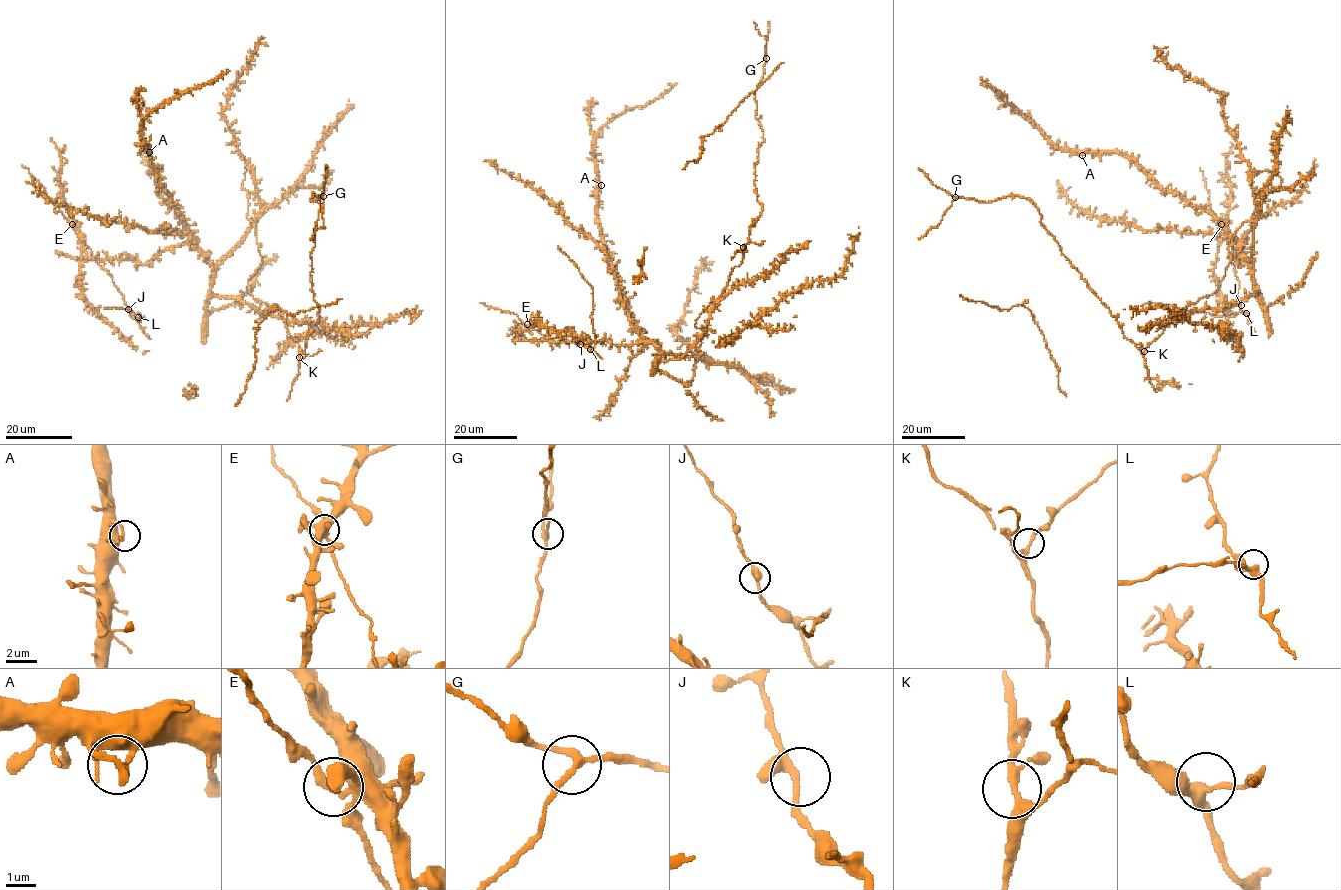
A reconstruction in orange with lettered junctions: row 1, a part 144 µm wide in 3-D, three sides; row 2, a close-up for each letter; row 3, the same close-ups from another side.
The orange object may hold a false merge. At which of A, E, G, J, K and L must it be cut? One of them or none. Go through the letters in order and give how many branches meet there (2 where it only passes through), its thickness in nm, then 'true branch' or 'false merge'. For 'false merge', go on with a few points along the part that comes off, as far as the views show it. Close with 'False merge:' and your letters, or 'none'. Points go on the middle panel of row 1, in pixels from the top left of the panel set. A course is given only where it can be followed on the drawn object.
A: branches 3; calibre 180 nm; true branch
E: branches 3; calibre 240 nm; true branch
G: branches 3; calibre 200 nm; true branch
J: branches 3; calibre 200 nm; true branch
K: branches 3; calibre 240 nm; true branch
L: branches 3; calibre 280 nm; true branch
False merge: none

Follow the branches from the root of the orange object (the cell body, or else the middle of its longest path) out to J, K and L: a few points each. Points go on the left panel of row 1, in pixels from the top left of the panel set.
J: (247, 191), (247, 168), (258, 219), (215, 265), (192, 244), (160, 250), (144, 264), (95, 255), (128, 309)
K: (247, 191), (247, 218), (255, 228), (262, 261), (247, 281), (249, 293), (282, 314), (299, 343), (299, 358)
L: (247, 191), (247, 168), (258, 219), (215, 265), (192, 244), (160, 250), (144, 264), (93, 257), (138, 317)

